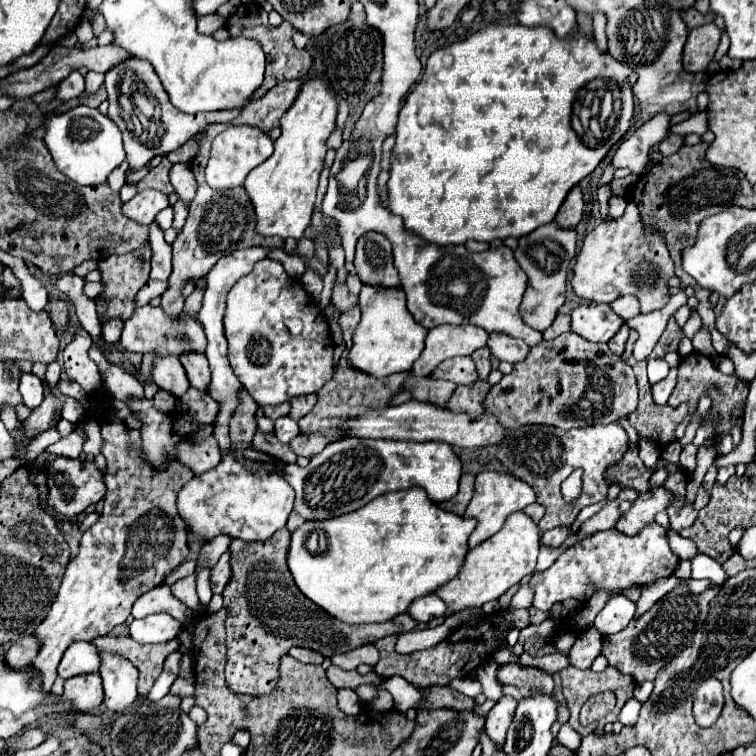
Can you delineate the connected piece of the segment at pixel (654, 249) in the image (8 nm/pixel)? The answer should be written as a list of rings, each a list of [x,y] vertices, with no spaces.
[[[627,200],[627,210],[619,220],[601,222],[583,240],[581,252],[573,264],[571,288],[589,302],[613,302],[619,296],[635,294],[643,304],[643,312],[661,310],[669,302],[667,280],[673,276],[673,260],[659,232],[649,234],[643,228],[637,206]]]

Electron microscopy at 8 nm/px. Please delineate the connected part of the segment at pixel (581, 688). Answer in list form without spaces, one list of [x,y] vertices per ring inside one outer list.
[[[573,666],[563,668],[561,672],[561,680],[563,680],[563,696],[567,700],[567,708],[571,710],[571,718],[569,724],[573,726],[575,732],[579,732],[581,736],[591,734],[595,728],[601,728],[603,722],[593,722],[591,726],[581,726],[579,724],[579,710],[585,704],[587,698],[591,698],[597,692],[605,692],[605,690],[613,690],[616,694],[616,706],[607,716],[607,722],[615,722],[619,710],[623,708],[623,704],[633,698],[633,690],[635,690],[636,682],[631,676],[625,676],[621,672],[617,672],[615,668],[607,666],[603,672],[591,672],[591,670],[577,670]]]

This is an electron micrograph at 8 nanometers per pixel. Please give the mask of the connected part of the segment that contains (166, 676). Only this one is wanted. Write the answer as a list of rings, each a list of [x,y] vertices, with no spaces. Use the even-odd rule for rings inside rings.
[[[163,670],[163,672],[161,672],[161,676],[155,680],[155,684],[153,684],[151,692],[147,694],[147,700],[159,700],[159,698],[163,698],[163,696],[169,692],[171,684],[175,682],[175,678],[177,678],[175,674],[171,674],[171,672]]]

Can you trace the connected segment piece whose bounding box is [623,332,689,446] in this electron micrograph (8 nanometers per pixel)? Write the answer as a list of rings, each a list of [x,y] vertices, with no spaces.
[[[631,332],[629,340],[627,340],[627,348],[623,352],[623,358],[629,360],[635,370],[637,386],[639,386],[639,406],[633,414],[629,414],[629,424],[639,432],[641,438],[653,440],[657,446],[667,446],[675,440],[673,430],[687,415],[689,405],[683,403],[678,408],[669,408],[669,406],[657,406],[653,402],[651,384],[647,380],[647,370],[645,370],[647,364],[631,360],[633,342],[635,342],[635,332]]]

